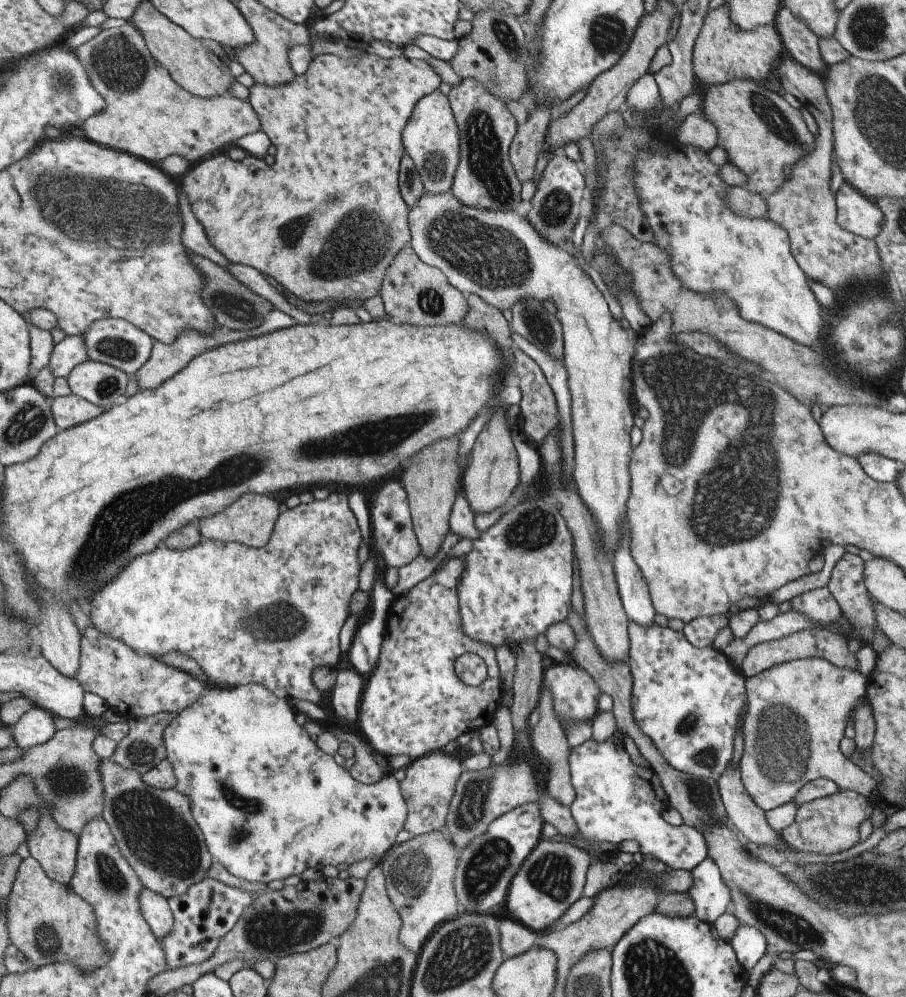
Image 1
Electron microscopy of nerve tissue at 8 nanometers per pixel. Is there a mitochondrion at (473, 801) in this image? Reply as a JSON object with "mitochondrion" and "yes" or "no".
{"mitochondrion":"yes"}

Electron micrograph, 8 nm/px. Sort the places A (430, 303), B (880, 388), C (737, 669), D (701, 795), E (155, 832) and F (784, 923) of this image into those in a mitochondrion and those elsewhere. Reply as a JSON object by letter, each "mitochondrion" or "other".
{"A":"mitochondrion","B":"other","C":"other","D":"mitochondrion","E":"mitochondrion","F":"mitochondrion"}

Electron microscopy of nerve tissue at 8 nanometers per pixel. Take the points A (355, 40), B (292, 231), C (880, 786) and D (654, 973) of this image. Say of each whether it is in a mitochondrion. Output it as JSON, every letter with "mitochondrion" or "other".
{"A":"other","B":"mitochondrion","C":"other","D":"mitochondrion"}

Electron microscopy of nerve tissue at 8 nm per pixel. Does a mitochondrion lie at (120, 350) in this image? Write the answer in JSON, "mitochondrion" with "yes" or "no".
{"mitochondrion":"yes"}

